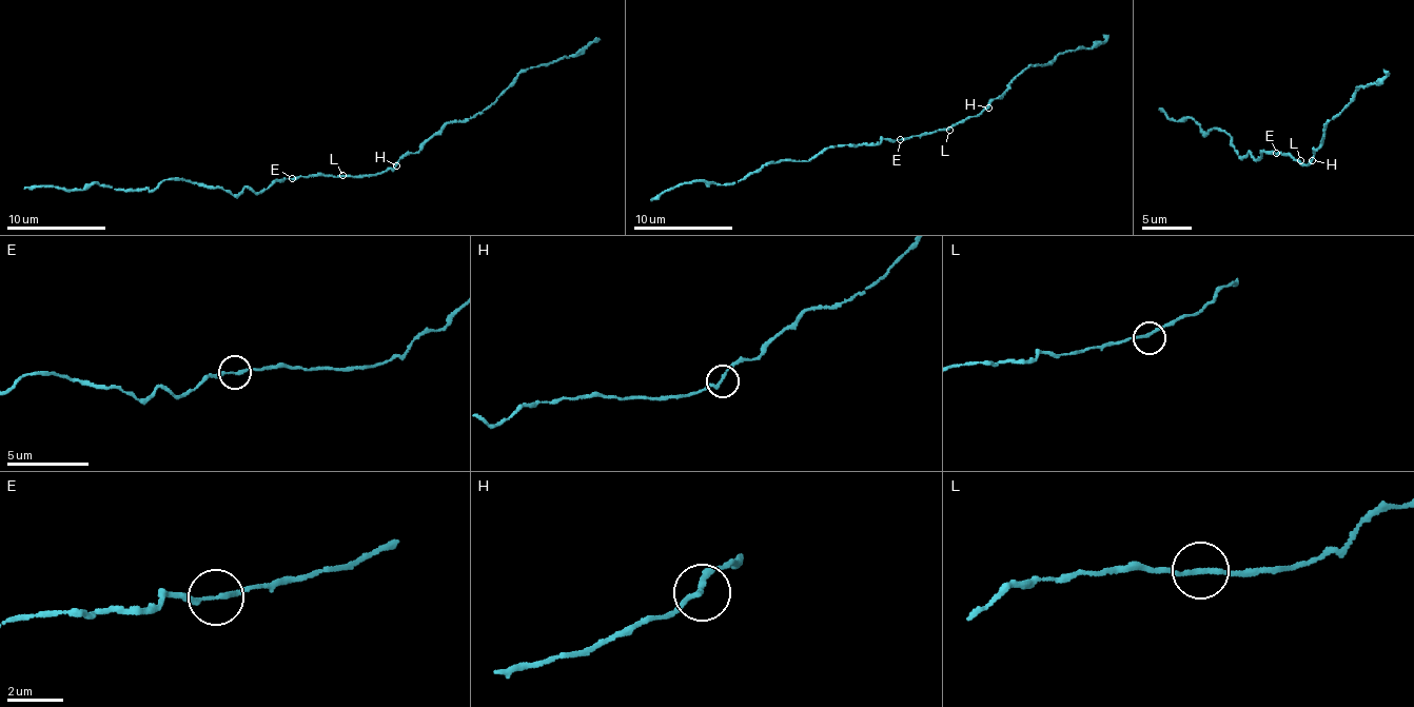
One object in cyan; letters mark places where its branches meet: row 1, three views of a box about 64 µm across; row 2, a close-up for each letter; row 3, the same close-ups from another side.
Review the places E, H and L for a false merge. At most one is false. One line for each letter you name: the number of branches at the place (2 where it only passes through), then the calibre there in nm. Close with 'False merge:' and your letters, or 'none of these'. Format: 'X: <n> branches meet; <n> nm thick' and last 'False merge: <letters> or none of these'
False merge: none of these

